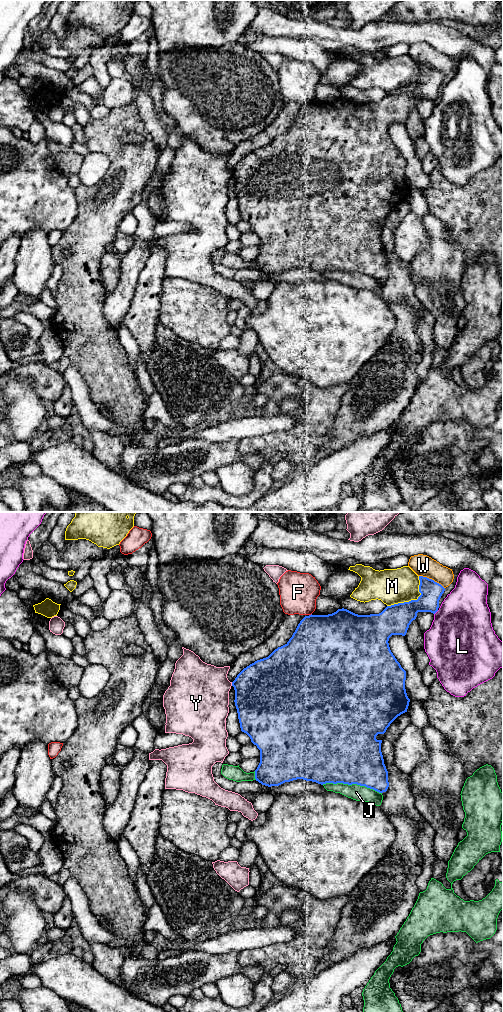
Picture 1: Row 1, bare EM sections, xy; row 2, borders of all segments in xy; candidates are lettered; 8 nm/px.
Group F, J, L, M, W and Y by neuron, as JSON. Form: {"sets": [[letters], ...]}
{"sets": [["F"], ["J"], ["L"], ["M"], ["W"], ["Y"]]}

